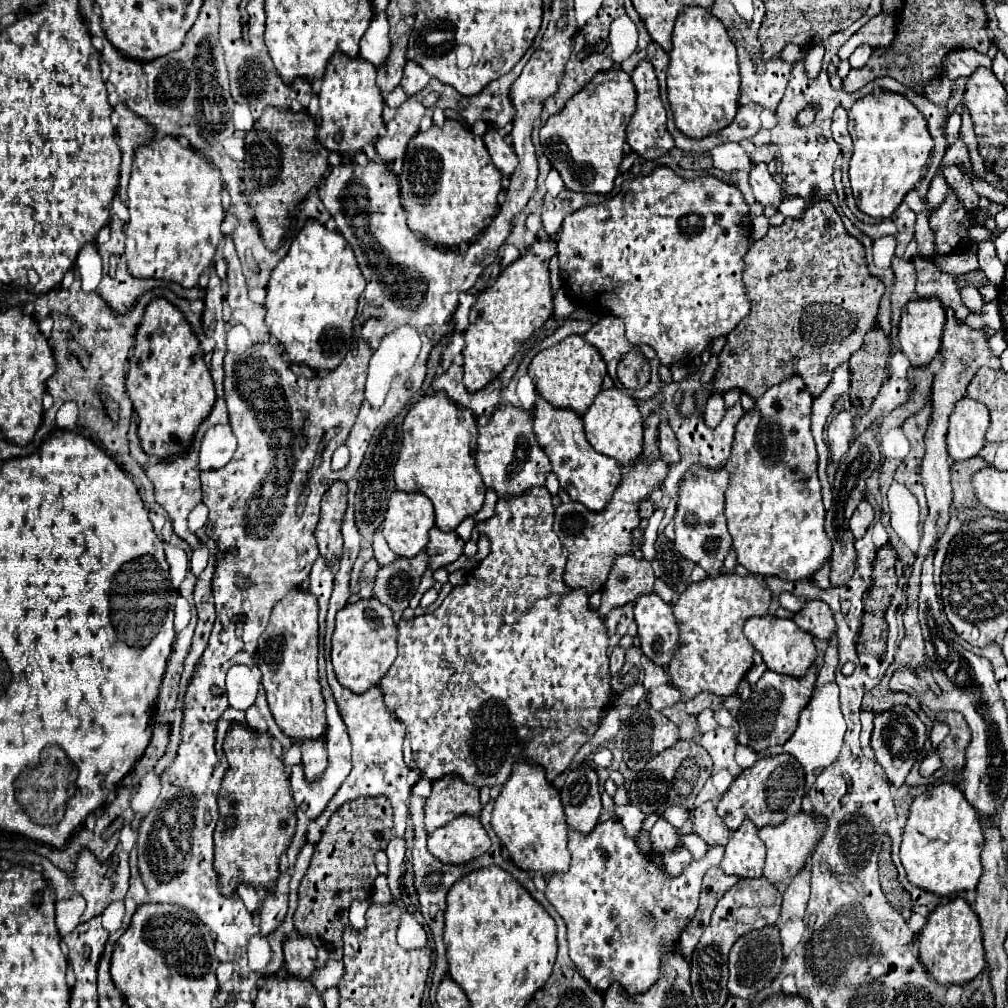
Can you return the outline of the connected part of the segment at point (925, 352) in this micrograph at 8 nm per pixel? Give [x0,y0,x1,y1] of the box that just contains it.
[898,299,946,367]

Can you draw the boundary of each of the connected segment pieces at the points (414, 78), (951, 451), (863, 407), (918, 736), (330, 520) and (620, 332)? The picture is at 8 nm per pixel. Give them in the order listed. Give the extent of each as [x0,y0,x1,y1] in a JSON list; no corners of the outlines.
[[402,61,430,97],[948,397,990,461],[850,325,890,415],[872,705,926,787],[316,483,348,565],[584,317,636,387]]

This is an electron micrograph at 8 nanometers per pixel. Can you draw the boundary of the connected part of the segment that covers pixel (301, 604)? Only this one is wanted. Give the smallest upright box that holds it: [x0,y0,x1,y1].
[258,589,326,741]

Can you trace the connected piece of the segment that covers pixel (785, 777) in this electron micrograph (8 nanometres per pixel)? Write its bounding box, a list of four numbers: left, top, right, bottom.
[716,755,804,831]

